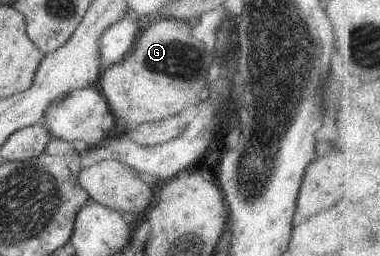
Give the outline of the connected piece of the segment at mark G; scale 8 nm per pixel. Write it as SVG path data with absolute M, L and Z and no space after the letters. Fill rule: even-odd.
M173 18L148 21L123 61L104 66L96 88L123 127L185 115L189 105L201 101L197 93L201 87L207 87L205 83L211 83L207 69L213 59L205 51L205 45L191 37L192 26L193 23Z

